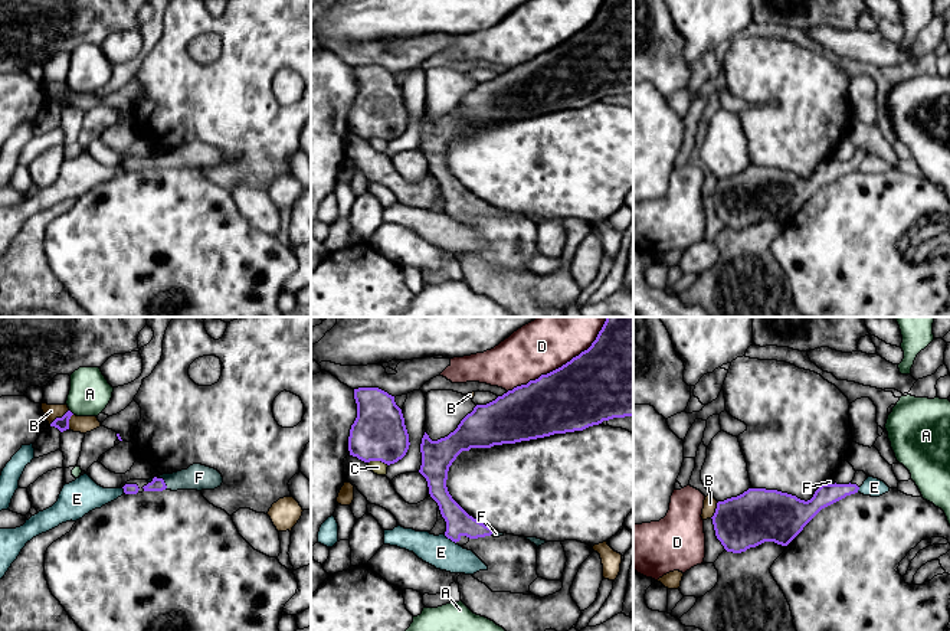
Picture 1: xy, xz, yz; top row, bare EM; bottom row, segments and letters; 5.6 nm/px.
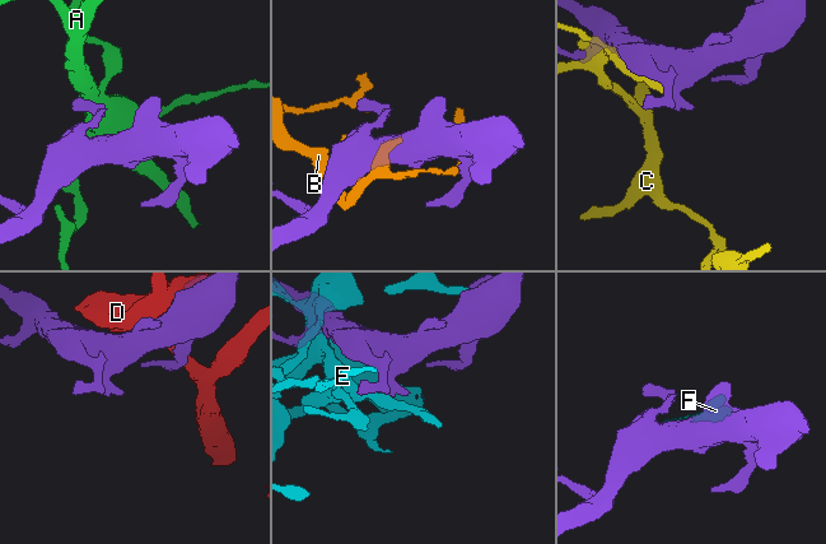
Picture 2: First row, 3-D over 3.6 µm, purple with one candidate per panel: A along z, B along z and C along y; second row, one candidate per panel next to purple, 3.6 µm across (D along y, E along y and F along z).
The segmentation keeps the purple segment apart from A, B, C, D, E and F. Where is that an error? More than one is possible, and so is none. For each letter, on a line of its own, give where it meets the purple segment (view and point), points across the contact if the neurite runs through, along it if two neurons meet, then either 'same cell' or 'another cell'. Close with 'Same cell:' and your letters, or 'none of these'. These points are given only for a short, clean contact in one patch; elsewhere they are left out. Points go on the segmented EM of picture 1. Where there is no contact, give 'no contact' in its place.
A: meets purple in xy at (71, 412); border along xy (69, 409), (74, 414); another cell
B: meets purple in xy at (58, 418); another cell
C: meets purple in xz at (377, 460); another cell
D: meets purple in xz at (563, 365); another cell
E: meets purple in xz at (449, 538); another cell
F: meets purple in xy at (163, 480); same cell
Same cell: F

